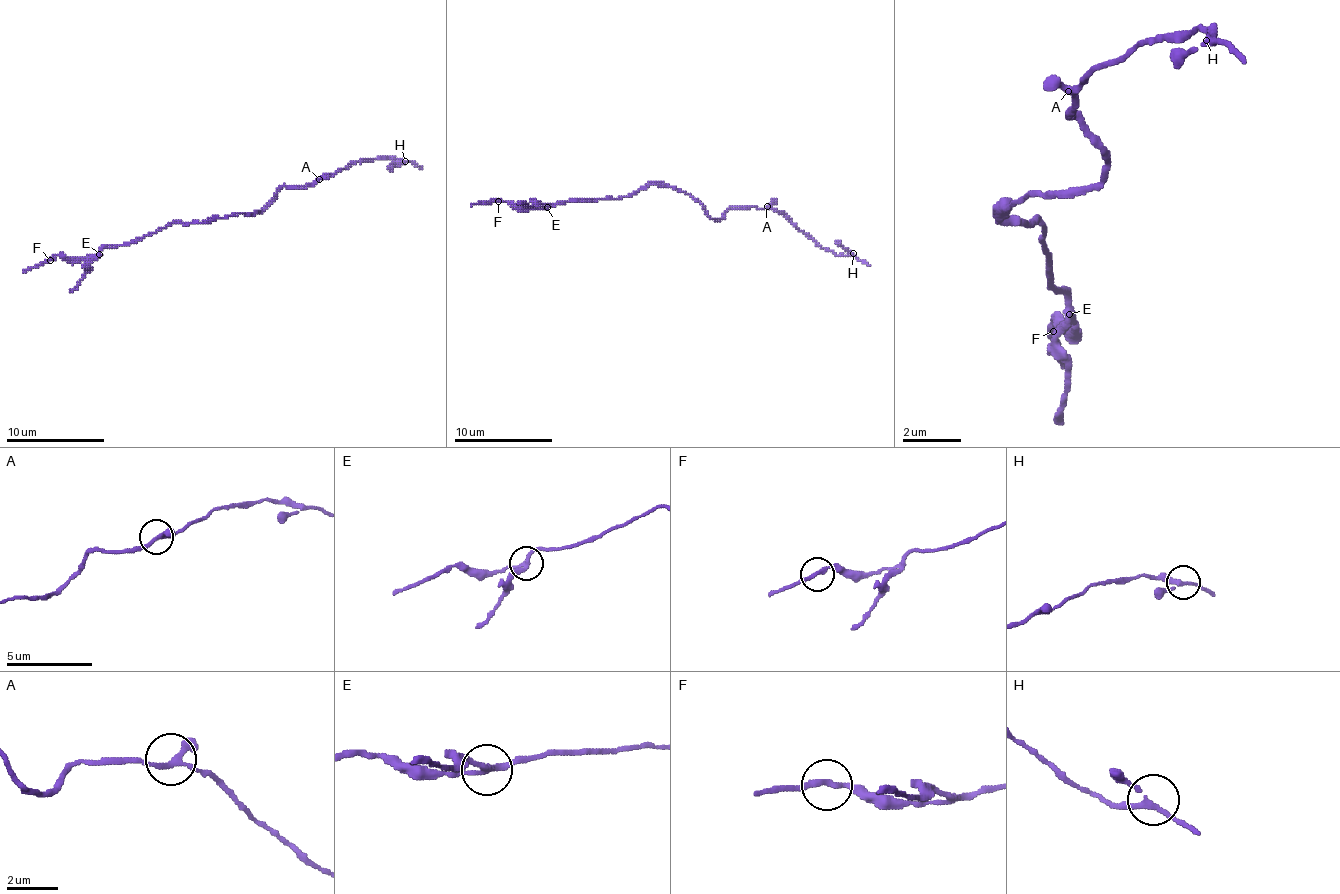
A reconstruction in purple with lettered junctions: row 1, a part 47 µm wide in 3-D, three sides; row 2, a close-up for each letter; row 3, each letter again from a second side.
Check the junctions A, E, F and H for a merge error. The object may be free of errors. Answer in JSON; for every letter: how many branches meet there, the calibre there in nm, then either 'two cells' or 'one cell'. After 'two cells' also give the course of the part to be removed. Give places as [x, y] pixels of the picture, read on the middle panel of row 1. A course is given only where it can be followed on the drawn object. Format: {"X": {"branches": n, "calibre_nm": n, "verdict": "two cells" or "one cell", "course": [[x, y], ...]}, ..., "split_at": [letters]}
{"A": {"branches": 3, "calibre_nm": 200, "verdict": "one cell"}, "E": {"branches": 3, "calibre_nm": 200, "verdict": "two cells", "course": [[547, 206], [518, 204]]}, "F": {"branches": 2, "calibre_nm": 200, "verdict": "one cell"}, "H": {"branches": 3, "calibre_nm": 200, "verdict": "one cell"}, "split_at": ["E"]}

